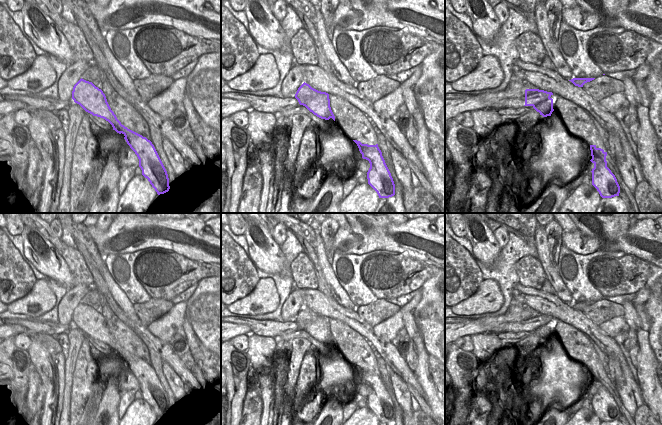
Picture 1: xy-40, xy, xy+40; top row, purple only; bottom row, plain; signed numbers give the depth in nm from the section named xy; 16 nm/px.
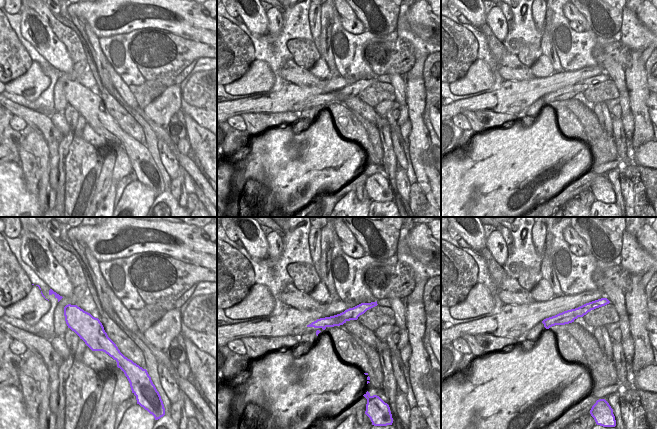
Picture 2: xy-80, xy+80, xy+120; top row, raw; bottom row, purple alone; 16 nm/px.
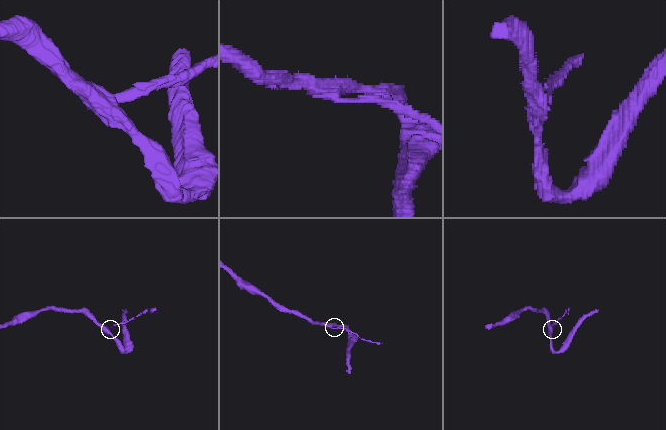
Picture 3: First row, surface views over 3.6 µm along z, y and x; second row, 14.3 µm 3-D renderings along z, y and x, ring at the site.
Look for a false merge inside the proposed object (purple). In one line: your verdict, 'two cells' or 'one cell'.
two cells

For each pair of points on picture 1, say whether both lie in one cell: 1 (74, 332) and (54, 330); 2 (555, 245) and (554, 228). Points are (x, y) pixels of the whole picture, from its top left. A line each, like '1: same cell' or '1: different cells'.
1: different cells
2: same cell

